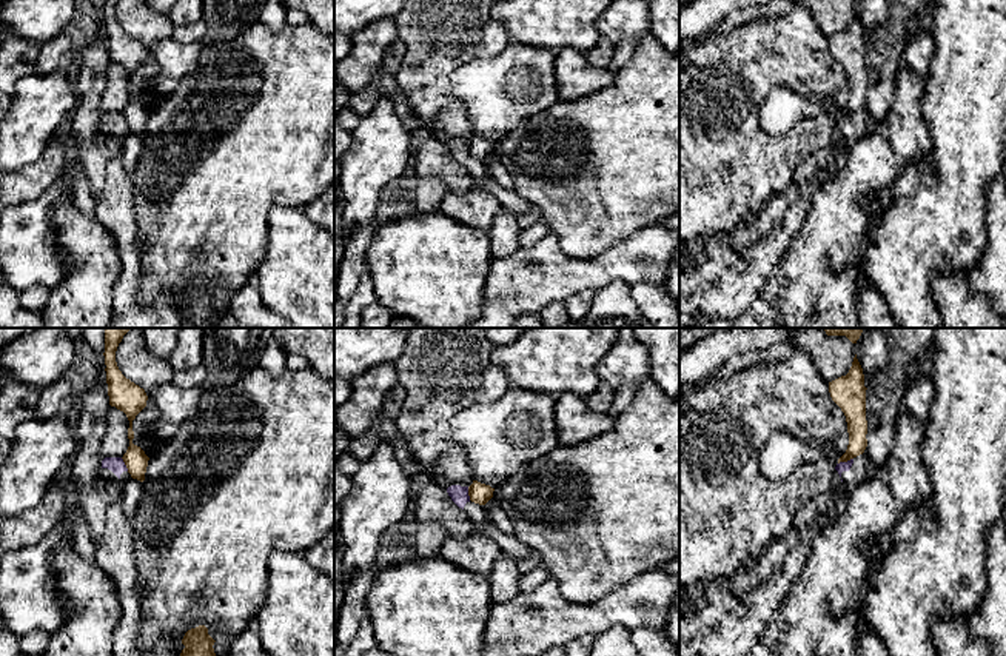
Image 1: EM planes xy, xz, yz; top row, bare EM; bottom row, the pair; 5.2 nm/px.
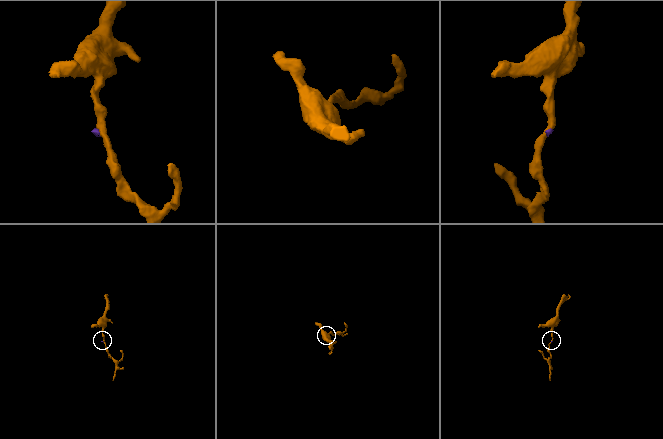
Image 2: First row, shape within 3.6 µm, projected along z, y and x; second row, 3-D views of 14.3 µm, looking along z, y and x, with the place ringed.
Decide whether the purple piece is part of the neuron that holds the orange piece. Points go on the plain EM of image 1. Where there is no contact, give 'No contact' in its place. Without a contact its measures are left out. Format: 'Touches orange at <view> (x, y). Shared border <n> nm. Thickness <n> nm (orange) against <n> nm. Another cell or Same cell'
Touches orange at yz (845, 116). Shared border 90 nm. Thickness 110 nm (orange) against 50 nm. Another cell

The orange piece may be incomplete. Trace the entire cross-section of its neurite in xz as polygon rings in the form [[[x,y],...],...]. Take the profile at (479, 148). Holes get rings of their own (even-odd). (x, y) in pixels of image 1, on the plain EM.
[[[478,136],[468,142],[470,156],[479,160],[485,160],[493,152],[493,146],[495,143]]]

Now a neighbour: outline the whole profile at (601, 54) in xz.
[[[601,38],[593,48],[585,52],[585,57],[596,68],[609,68],[613,52],[615,46],[607,38]]]

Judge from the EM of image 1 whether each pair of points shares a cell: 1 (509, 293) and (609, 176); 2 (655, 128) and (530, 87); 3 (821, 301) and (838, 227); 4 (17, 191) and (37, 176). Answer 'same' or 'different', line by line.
1: different
2: different
3: same
4: same

